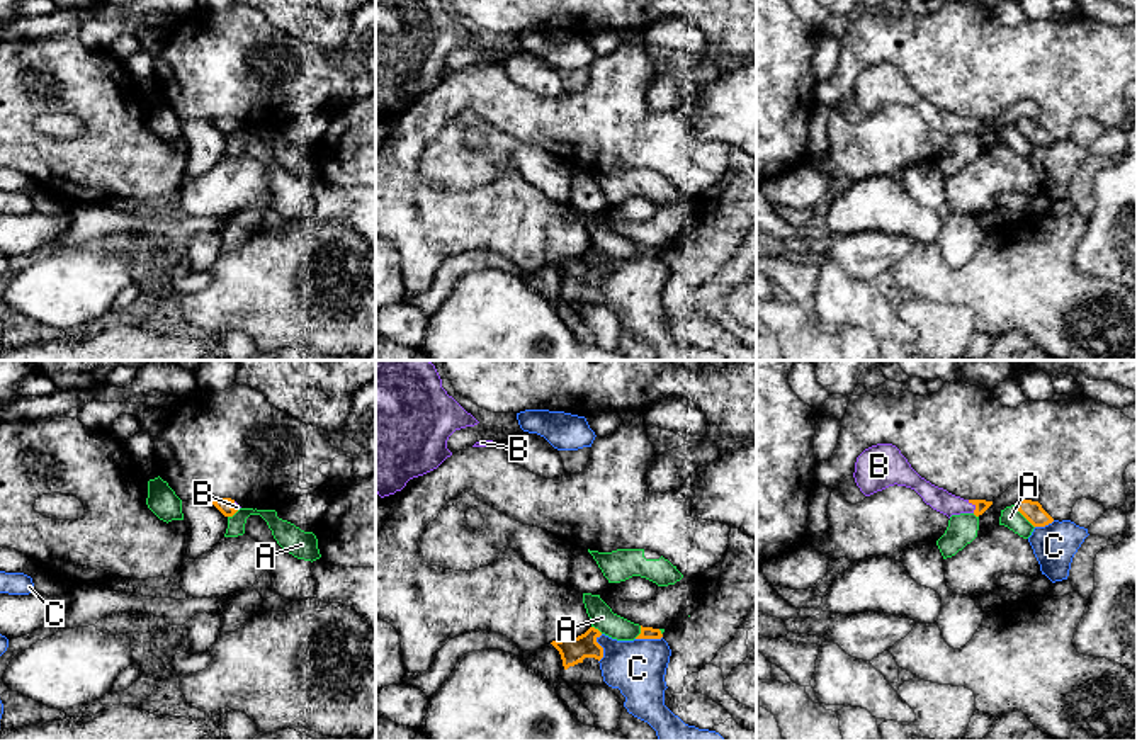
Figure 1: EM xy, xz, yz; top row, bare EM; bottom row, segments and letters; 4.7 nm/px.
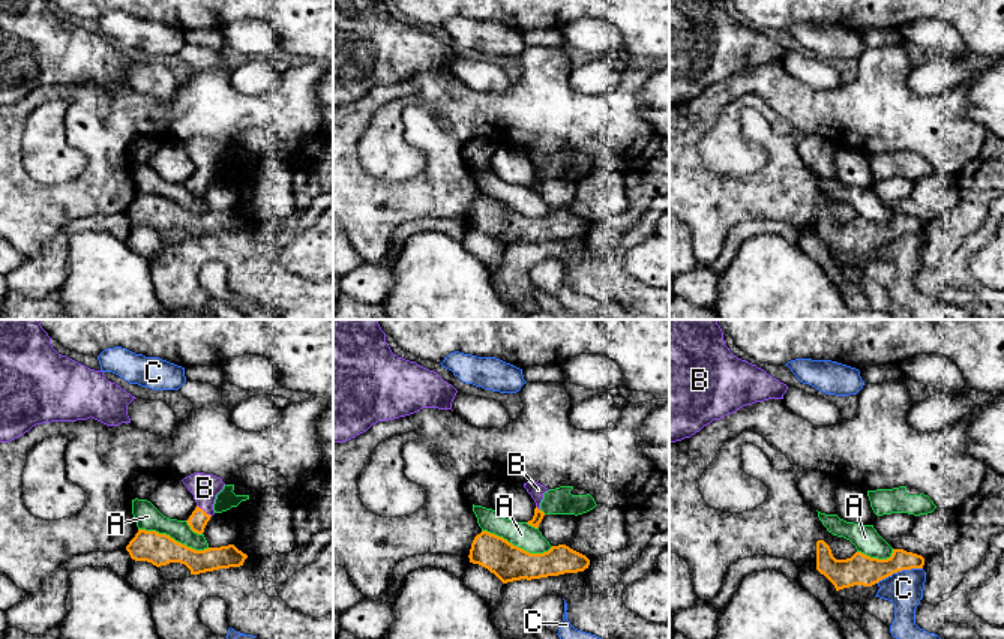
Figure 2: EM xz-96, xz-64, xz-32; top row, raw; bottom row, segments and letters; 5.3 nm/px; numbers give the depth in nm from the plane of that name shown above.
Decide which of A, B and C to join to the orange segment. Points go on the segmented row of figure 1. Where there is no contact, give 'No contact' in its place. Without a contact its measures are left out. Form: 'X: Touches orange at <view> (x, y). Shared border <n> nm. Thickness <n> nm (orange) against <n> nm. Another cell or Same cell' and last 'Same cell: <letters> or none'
A: Touches orange at yz (1023, 515). Shared border 140 nm. Thickness 100 nm (orange) against 100 nm. Another cell
B: Touches orange at yz (976, 507). Shared border 70 nm. Thickness 60 nm (orange) against 110 nm. Same cell
C: Touches orange at xz (602, 648). Shared border 140 nm. Thickness 120 nm (orange) against 260 nm. Another cell
Same cell: B

